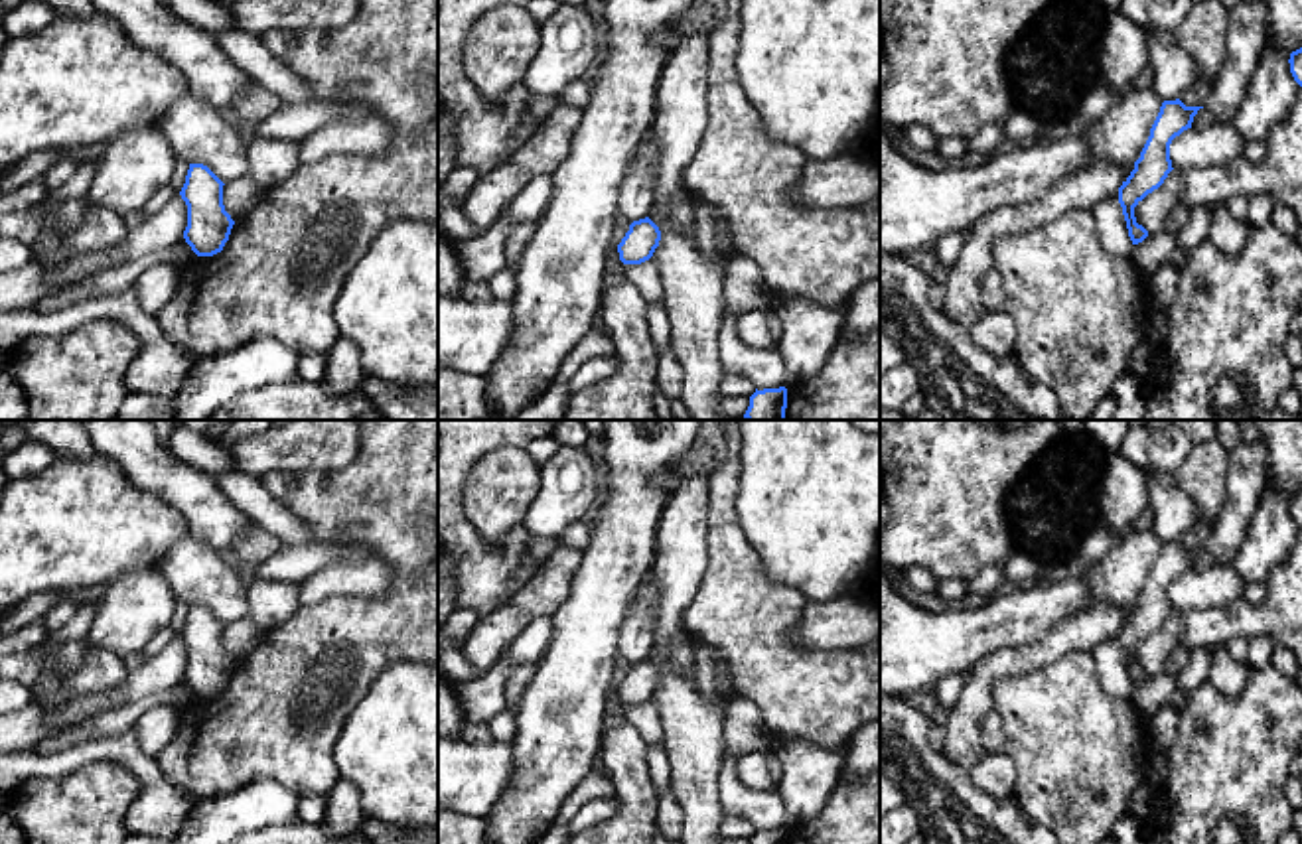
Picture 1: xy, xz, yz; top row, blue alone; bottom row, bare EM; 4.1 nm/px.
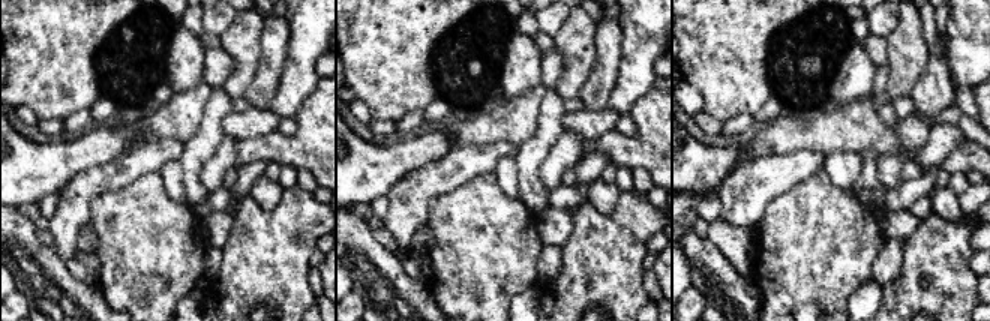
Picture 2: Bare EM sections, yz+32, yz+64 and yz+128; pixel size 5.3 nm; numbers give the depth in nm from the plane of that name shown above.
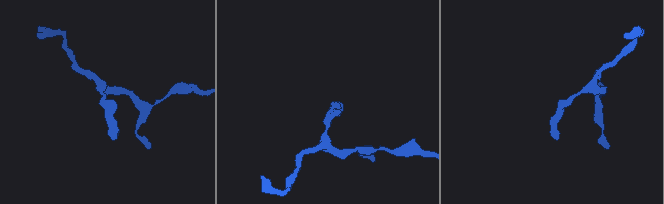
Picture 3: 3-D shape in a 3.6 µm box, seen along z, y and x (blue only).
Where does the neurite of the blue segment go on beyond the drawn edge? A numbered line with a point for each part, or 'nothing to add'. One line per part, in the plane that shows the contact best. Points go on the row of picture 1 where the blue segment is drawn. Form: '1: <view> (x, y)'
nothing to add

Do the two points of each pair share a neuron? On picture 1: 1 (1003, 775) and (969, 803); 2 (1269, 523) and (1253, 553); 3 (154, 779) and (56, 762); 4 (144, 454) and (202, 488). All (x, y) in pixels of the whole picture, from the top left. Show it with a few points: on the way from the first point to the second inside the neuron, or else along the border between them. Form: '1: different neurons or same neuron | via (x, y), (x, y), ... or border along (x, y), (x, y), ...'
1: different neurons | border along (967, 770), (983, 789), (999, 797), (1011, 797)
2: same neuron | via (1269, 531), (1261, 545)
3: same neuron | via (131, 756), (127, 752), (79, 754)
4: same neuron | via (158, 468), (188, 488)

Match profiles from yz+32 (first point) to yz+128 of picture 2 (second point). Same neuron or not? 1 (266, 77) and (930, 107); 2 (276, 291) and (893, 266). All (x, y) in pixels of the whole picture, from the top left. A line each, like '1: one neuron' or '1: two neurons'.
1: one neuron
2: two neurons

